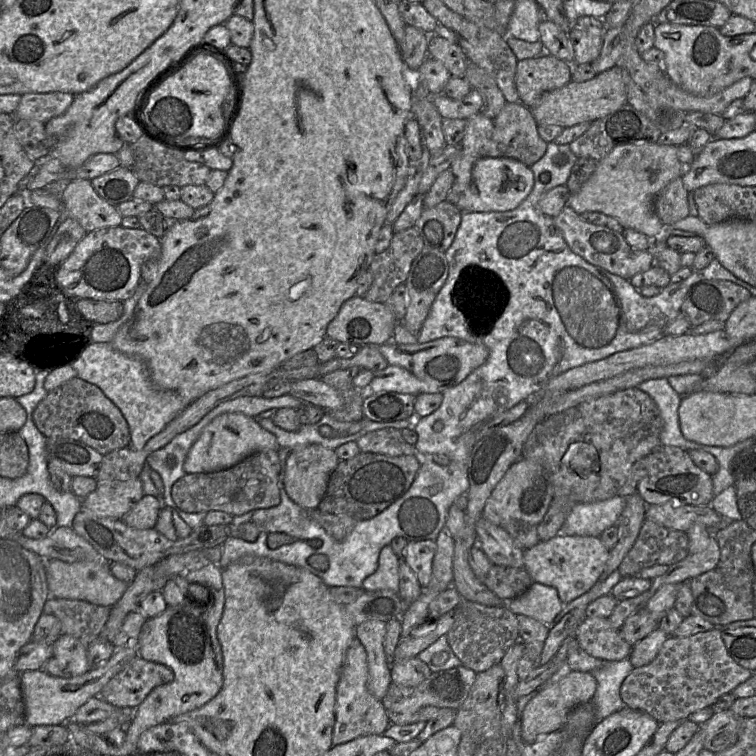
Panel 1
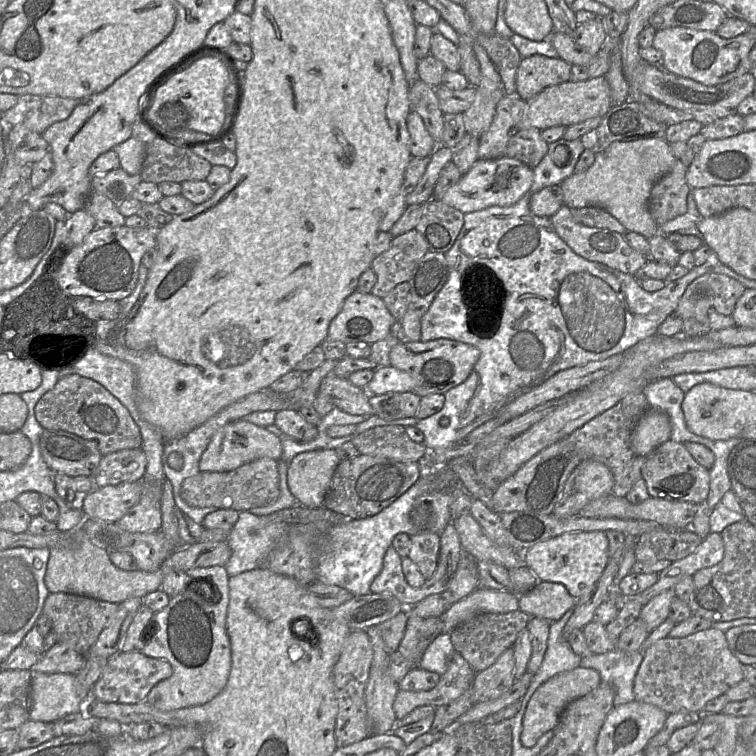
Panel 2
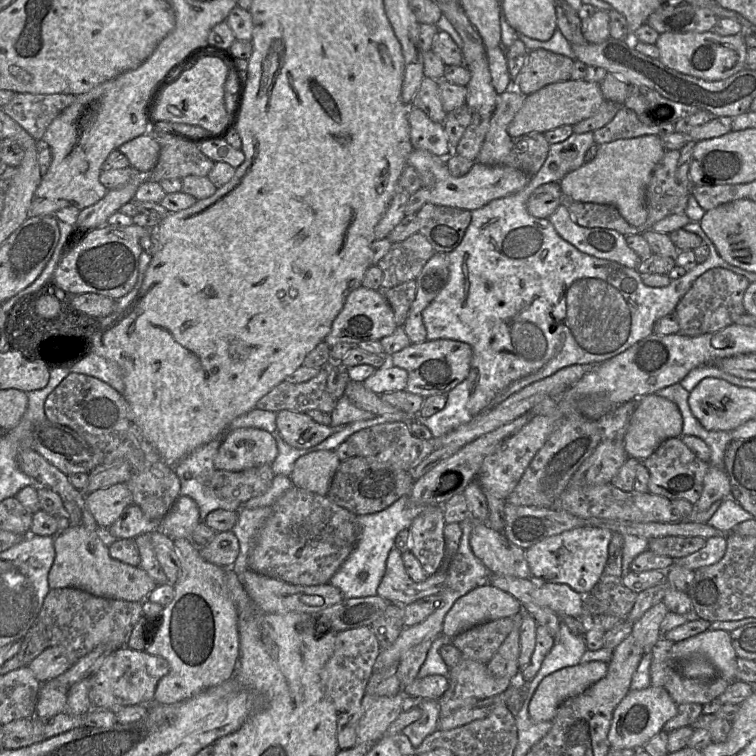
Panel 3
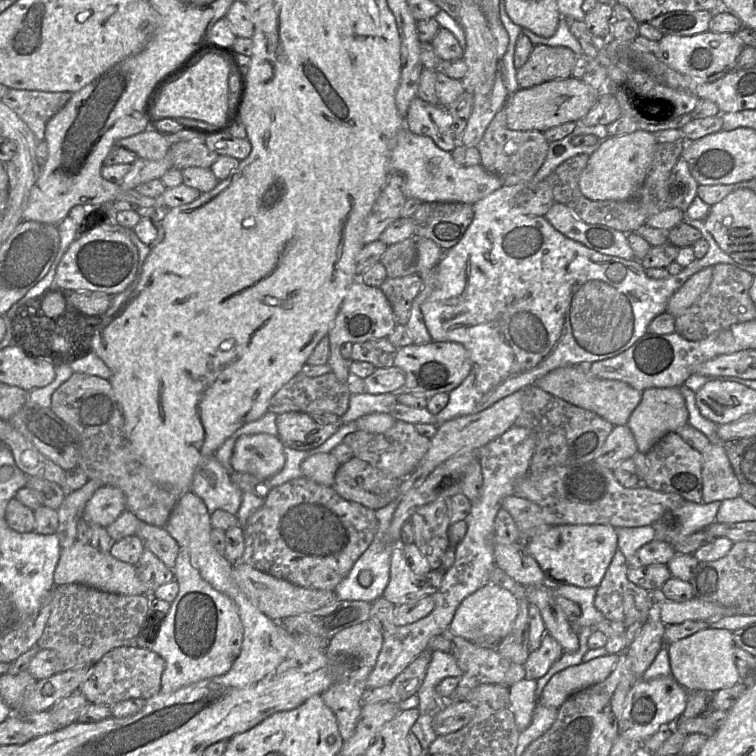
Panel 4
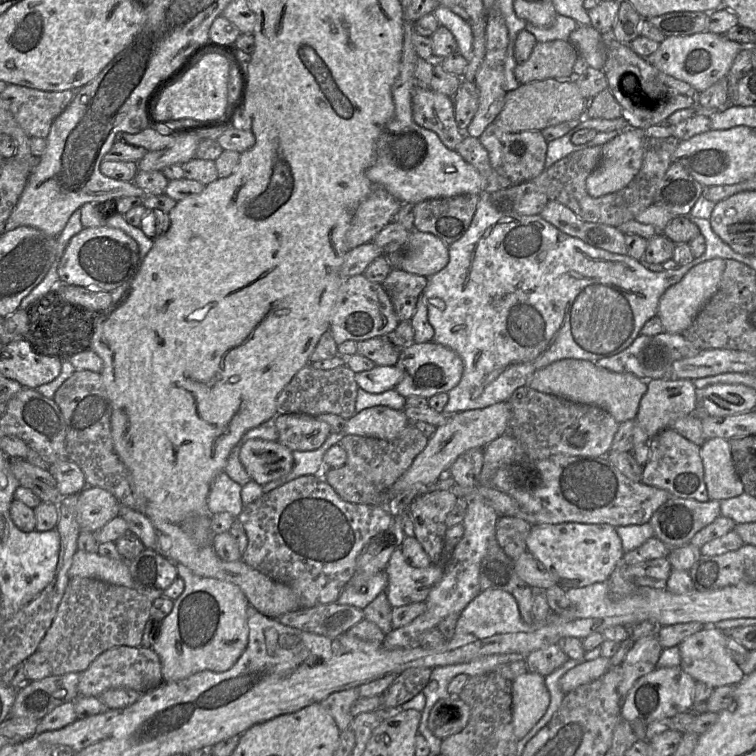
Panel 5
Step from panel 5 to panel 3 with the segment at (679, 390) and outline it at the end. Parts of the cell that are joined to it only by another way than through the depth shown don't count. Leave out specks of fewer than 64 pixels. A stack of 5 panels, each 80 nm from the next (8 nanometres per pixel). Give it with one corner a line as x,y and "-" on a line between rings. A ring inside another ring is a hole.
656,393
647,394
639,398
637,407
630,419
624,437
625,450
629,457
640,461
649,457
656,448
666,439
681,437
683,417
678,406

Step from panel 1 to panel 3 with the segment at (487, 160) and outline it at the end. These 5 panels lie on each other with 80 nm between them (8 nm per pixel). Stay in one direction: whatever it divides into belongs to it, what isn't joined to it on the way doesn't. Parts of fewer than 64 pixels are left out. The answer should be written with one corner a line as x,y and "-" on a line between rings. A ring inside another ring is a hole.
414,149
408,157
408,164
413,166
420,178
421,189
426,191
426,203
431,203
441,206
450,206
455,208
461,208
469,211
479,209
490,201
506,197
514,194
524,188
529,181
531,175
527,175
524,172
509,166
490,166
474,162
471,169
461,177
453,177
446,165
447,159
440,158
428,151

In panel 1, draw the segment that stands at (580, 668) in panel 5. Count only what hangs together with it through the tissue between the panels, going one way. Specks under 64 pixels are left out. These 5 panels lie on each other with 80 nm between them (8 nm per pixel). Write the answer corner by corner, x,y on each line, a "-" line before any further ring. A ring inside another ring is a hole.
572,671
565,678
540,691
525,706
521,717
522,738
533,744
540,737
561,729
568,713
577,705
591,701
597,690
597,680
590,672

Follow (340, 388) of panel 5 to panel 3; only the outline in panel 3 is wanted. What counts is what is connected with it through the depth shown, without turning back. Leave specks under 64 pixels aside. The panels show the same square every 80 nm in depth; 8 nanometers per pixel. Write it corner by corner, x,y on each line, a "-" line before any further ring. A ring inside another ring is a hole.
324,366
316,376
306,382
291,383
284,380
260,398
255,408
274,412
306,412
315,409
331,413
338,399
329,393
327,379

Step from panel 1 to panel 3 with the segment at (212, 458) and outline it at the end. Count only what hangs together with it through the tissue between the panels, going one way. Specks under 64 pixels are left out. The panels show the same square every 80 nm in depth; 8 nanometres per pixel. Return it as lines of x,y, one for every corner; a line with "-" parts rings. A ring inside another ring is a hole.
247,427
227,431
214,458
216,470
242,471
263,464
272,464
278,455
273,434

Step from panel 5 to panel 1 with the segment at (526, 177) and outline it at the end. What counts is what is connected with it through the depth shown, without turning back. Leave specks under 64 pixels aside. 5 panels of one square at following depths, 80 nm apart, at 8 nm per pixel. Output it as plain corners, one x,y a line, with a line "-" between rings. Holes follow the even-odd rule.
521,102
505,103
494,119
492,135
481,149
481,157
515,159
530,167
543,157
546,148
547,143
538,134
531,109

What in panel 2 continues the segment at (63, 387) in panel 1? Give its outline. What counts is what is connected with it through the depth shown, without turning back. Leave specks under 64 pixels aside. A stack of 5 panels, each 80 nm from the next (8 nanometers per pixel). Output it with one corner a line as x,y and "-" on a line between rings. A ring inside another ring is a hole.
70,374
58,380
37,402
36,420
47,430
62,430
94,442
105,456
124,449
141,448
142,437
127,408
98,382

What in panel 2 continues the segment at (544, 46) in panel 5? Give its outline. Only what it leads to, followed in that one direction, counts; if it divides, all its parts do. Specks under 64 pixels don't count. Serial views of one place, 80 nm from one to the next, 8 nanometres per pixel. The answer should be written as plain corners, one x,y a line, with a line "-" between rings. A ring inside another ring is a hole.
533,55
522,58
515,78
516,95
528,102
544,89
569,81
571,67
559,57

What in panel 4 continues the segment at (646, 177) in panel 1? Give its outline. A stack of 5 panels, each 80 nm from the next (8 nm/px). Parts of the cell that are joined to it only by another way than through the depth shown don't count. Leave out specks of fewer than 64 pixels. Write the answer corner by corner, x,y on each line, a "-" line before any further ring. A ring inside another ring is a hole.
645,130
607,137
590,155
578,180
581,193
589,200
622,201
639,194
652,163
657,145
655,136

